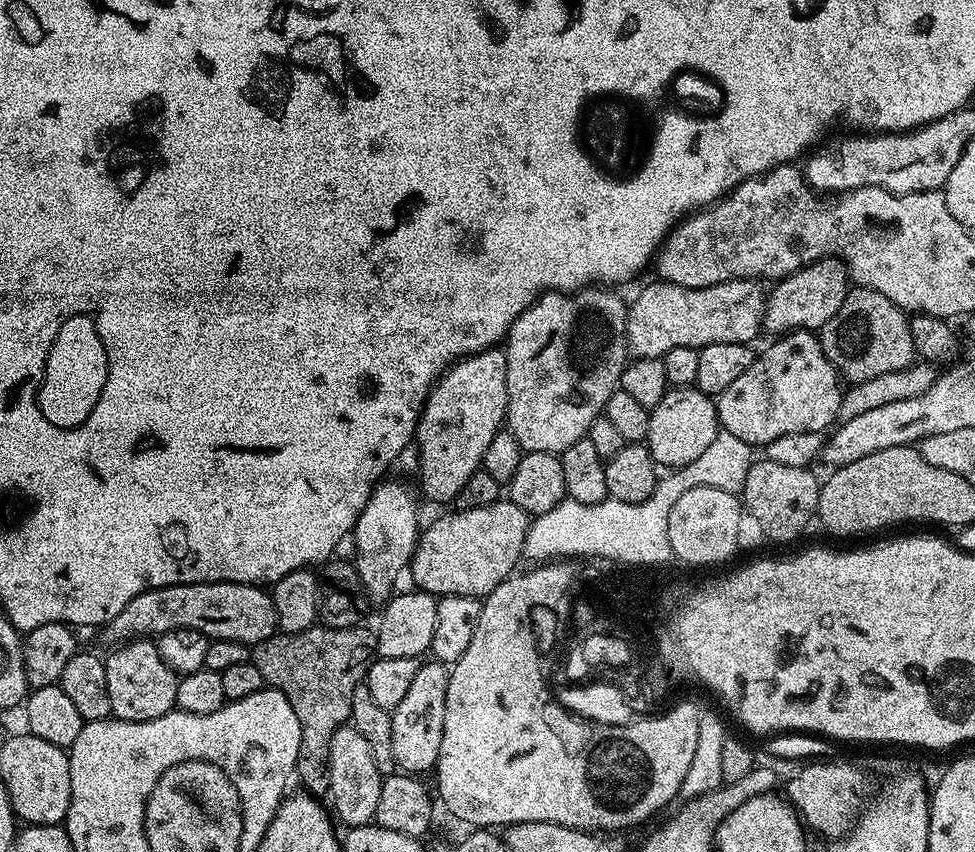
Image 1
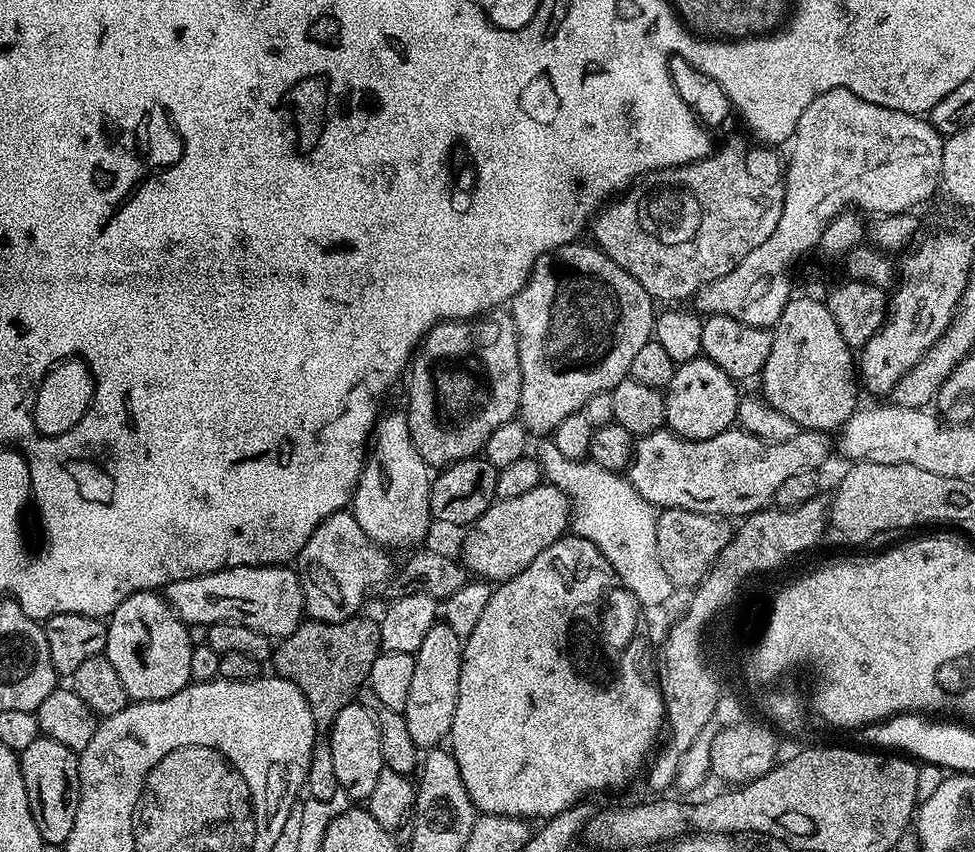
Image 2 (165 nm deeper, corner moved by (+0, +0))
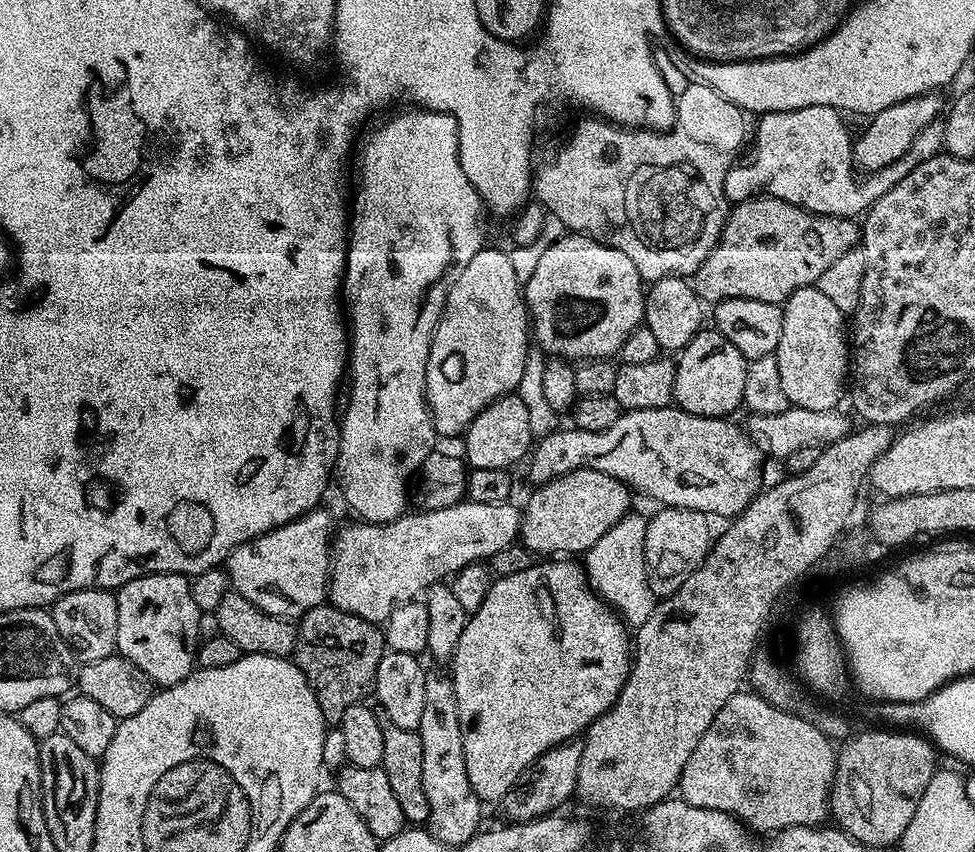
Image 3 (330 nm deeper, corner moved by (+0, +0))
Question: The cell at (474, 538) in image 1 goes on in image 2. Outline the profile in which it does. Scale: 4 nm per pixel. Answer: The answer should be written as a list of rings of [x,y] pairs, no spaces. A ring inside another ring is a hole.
[[[542,482],[519,498],[496,500],[467,529],[462,563],[473,577],[503,582],[518,575],[546,546],[558,542],[569,531],[572,506],[568,495],[554,484]]]

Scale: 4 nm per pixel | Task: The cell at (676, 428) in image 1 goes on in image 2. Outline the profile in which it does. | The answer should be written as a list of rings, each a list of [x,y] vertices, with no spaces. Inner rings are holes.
[[[702,354],[695,360],[679,365],[664,392],[664,423],[667,431],[687,440],[714,438],[714,434],[722,434],[736,424],[736,411],[741,397],[736,388],[737,381],[731,380],[722,366],[710,362]]]

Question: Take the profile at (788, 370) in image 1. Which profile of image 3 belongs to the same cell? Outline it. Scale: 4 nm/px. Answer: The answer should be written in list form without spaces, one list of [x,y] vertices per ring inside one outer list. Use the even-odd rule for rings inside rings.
[[[815,286],[798,290],[784,301],[782,307],[782,338],[778,338],[774,355],[789,405],[806,410],[835,409],[843,396],[845,399],[846,381],[850,376],[846,313],[838,310],[838,306]]]

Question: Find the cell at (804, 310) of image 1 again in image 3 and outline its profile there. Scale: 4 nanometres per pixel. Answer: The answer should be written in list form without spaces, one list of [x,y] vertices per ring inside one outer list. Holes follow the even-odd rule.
[[[939,95],[915,96],[906,98],[906,102],[898,102],[894,106],[886,106],[876,116],[867,121],[852,142],[852,163],[861,173],[877,172],[888,167],[890,162],[902,158],[912,148],[914,138],[924,126],[941,119],[946,104],[939,100]],[[941,111],[941,112],[940,112]],[[861,168],[861,169],[860,169]]]

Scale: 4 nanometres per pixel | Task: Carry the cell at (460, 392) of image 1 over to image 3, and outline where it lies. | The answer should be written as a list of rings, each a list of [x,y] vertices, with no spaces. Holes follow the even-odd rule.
[[[485,246],[470,258],[470,266],[458,274],[450,286],[444,312],[432,335],[430,354],[426,362],[424,396],[432,411],[432,424],[441,437],[459,437],[478,418],[486,406],[500,396],[515,393],[522,382],[522,370],[526,366],[530,347],[530,317],[524,303],[524,293],[518,277],[514,274],[513,263],[507,251]]]

